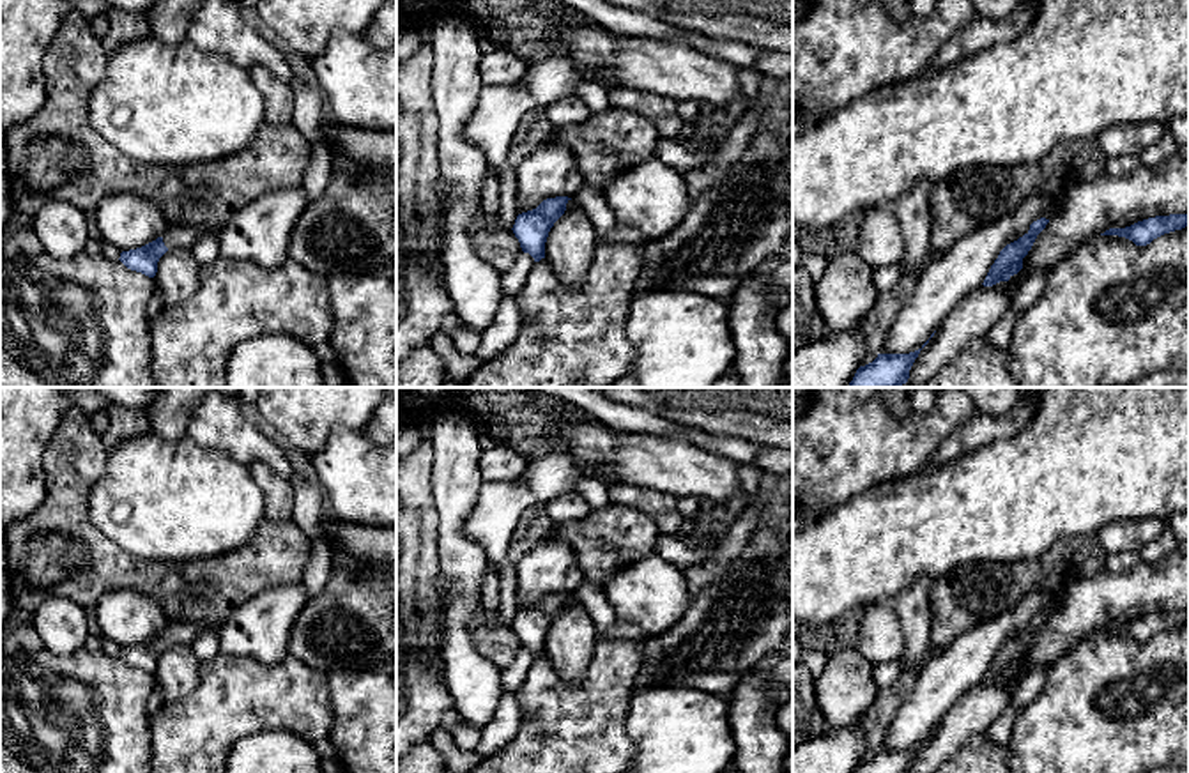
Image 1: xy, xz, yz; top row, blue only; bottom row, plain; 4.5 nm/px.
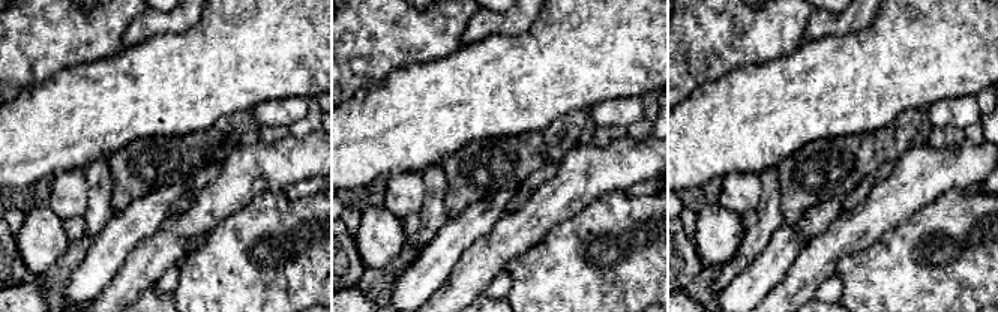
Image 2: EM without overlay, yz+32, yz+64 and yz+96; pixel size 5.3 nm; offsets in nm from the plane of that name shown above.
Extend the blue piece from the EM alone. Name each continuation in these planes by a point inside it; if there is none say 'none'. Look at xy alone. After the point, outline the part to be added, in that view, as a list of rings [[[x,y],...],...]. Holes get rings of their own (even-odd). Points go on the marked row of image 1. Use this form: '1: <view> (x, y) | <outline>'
1: xy (176, 237) | [[[168,225],[163,242],[168,249],[191,249],[207,232],[193,226]]]

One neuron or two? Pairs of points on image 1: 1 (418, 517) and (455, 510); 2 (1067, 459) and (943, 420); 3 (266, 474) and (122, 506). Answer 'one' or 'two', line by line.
1: two
2: two
3: two

